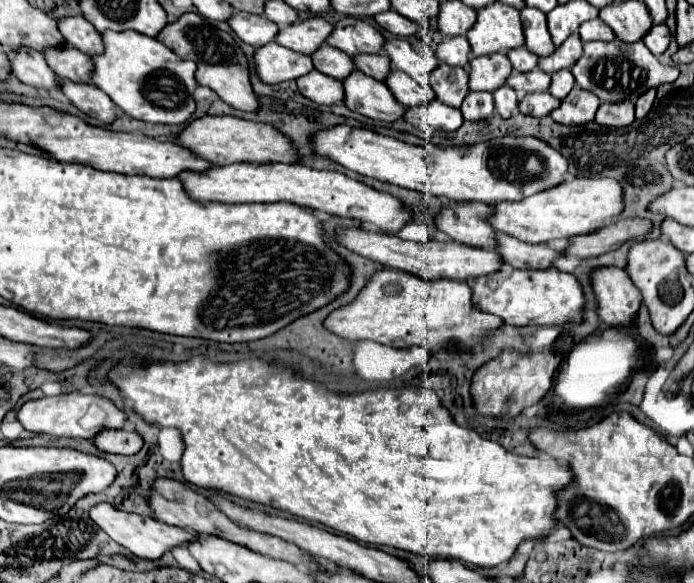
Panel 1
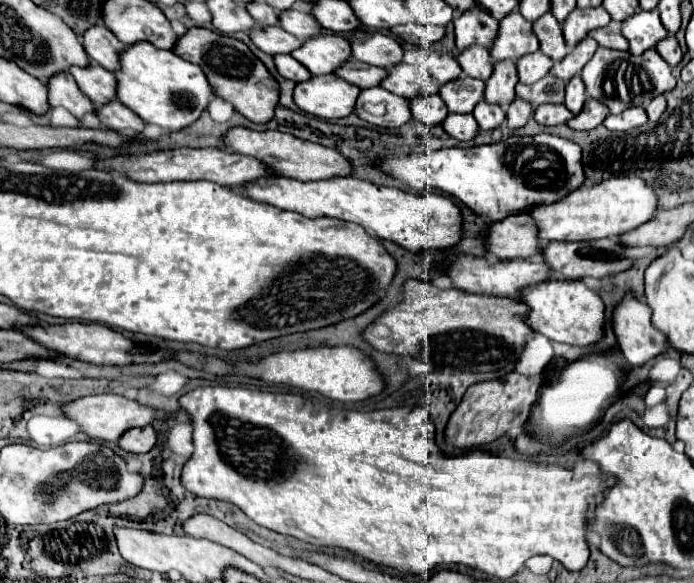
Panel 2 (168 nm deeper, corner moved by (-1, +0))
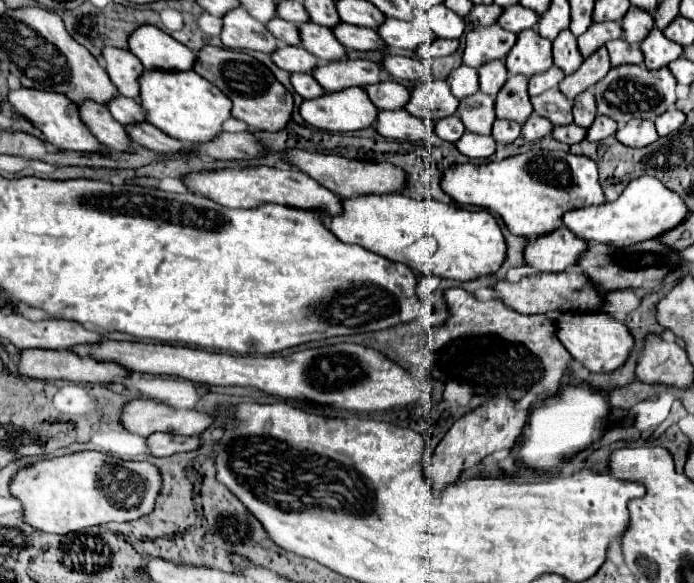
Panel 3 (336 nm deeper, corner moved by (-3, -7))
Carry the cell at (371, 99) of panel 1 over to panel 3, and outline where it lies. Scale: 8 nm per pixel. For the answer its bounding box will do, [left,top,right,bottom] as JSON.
[375,110,429,140]

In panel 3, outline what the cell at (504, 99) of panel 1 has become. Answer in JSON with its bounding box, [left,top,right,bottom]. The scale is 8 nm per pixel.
[521,114,553,142]

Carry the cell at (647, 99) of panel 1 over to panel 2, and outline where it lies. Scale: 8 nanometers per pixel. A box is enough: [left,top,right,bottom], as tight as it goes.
[647,95,667,121]

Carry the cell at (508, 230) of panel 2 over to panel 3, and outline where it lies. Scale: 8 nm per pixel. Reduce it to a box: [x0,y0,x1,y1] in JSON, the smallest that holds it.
[523,226,587,272]

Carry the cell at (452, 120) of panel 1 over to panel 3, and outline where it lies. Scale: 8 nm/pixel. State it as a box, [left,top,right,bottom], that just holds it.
[457,132,495,158]

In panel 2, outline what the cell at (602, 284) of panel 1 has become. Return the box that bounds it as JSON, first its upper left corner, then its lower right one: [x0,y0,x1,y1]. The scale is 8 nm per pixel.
[613,295,673,367]

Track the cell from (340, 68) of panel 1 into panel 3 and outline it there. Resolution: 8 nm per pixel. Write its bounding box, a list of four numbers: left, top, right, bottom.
[363,80,409,110]

